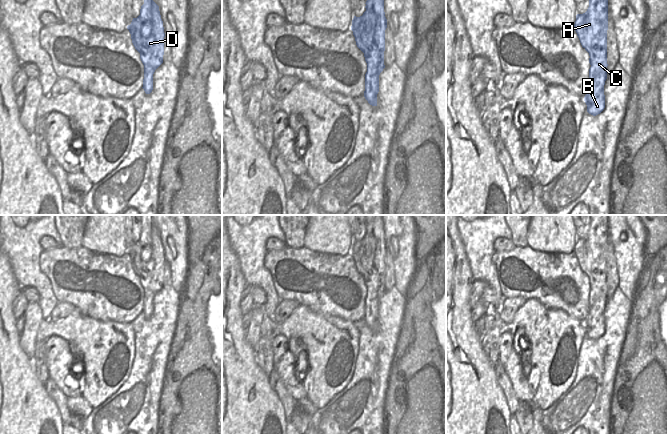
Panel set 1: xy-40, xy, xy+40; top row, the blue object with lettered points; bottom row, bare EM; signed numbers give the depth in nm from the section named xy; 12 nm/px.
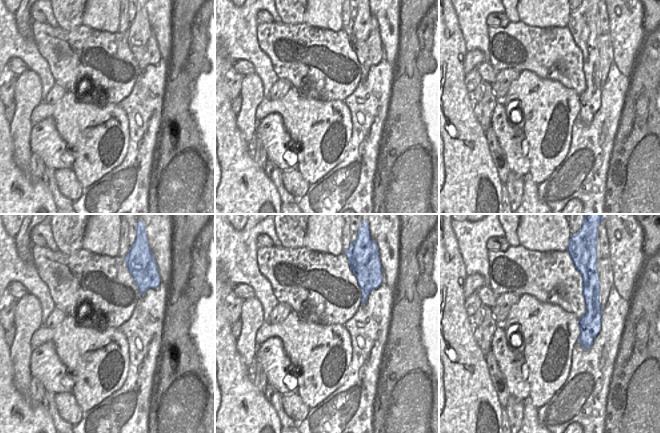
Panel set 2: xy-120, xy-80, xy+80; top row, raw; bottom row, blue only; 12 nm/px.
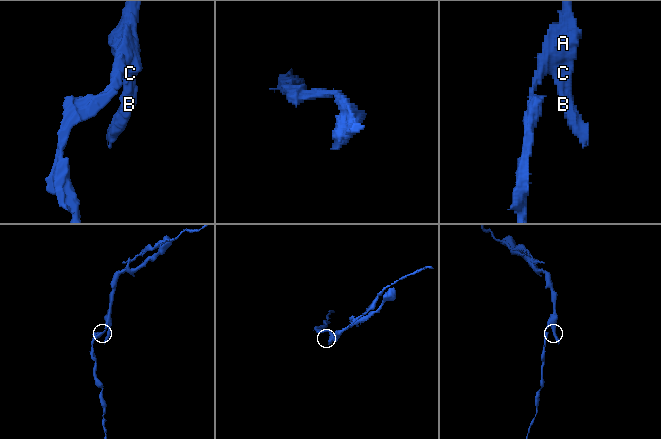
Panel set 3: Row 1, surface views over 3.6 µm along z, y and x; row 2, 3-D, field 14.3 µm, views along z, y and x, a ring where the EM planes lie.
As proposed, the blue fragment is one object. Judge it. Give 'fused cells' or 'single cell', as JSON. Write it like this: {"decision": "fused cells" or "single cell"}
{"decision": "fused cells"}

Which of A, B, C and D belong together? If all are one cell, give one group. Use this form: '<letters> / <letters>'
A / B C D

